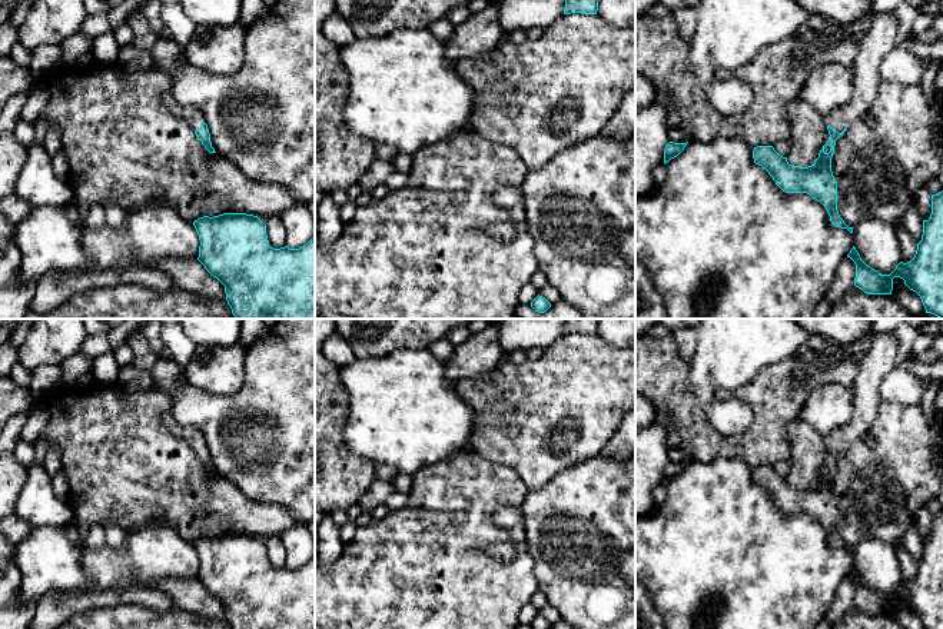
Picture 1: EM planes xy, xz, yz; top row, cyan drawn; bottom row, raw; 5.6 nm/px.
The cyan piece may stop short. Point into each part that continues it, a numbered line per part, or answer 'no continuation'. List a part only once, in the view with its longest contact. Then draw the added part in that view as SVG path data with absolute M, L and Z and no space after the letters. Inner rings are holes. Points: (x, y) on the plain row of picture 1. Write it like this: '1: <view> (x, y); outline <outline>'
1: yz (880, 359); outline M894 332L877 335L869 353L861 360L853 387L854 413L851 422L824 436L824 445L841 453L876 425L883 402L879 387L884 376L896 367L900 340Z

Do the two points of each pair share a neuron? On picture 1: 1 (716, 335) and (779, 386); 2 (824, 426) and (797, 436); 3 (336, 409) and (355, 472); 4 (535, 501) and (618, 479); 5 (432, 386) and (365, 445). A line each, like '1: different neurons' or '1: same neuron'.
1: different neurons
2: different neurons
3: same neuron
4: same neuron
5: same neuron

